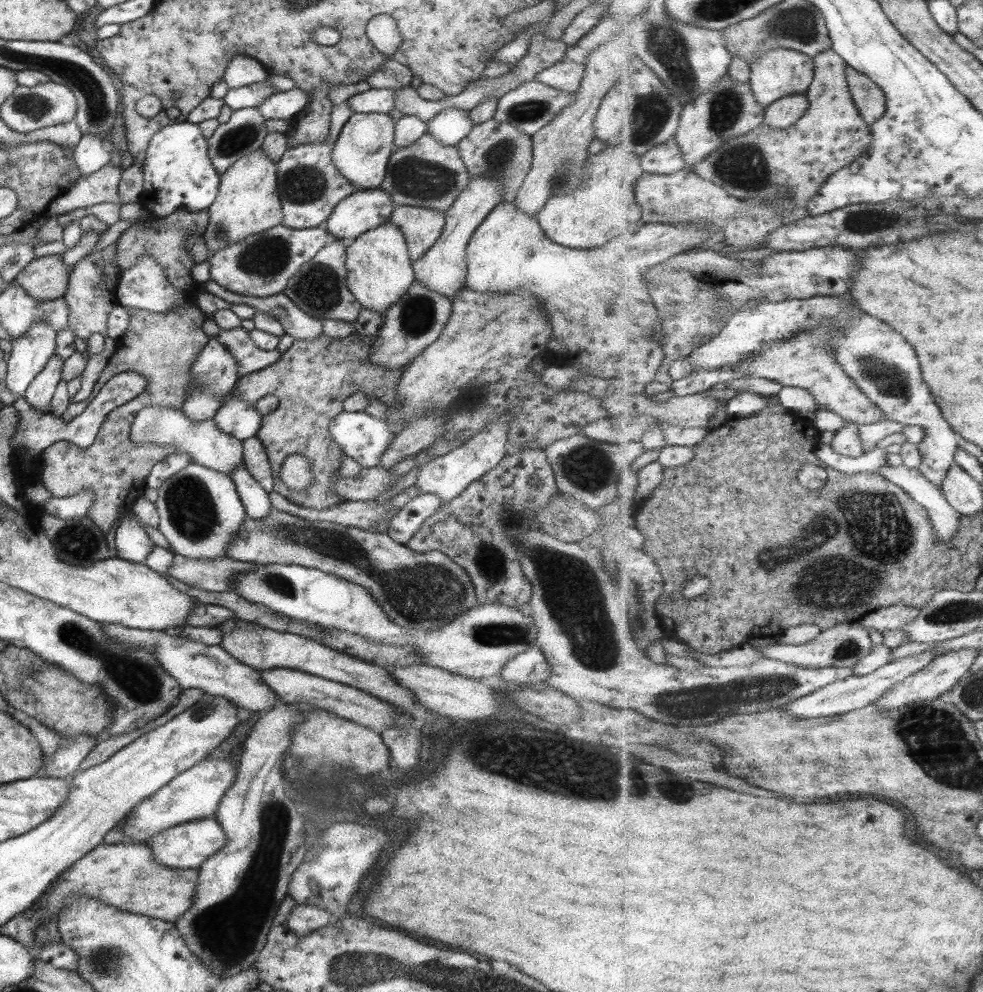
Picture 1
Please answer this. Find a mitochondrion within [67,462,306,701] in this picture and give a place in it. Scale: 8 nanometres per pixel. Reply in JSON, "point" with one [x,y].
{"point":[191,508]}

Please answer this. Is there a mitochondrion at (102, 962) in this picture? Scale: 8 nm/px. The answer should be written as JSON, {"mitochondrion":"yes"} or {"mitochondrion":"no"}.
{"mitochondrion":"yes"}

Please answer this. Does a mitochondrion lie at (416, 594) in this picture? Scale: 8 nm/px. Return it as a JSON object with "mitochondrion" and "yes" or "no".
{"mitochondrion":"yes"}

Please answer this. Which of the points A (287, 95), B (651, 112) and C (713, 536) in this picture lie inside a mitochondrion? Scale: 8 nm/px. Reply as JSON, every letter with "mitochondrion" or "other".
{"A":"other","B":"mitochondrion","C":"other"}

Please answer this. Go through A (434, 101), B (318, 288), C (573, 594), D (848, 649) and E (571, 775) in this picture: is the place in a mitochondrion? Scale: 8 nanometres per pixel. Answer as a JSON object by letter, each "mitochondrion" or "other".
{"A":"other","B":"mitochondrion","C":"mitochondrion","D":"mitochondrion","E":"mitochondrion"}

